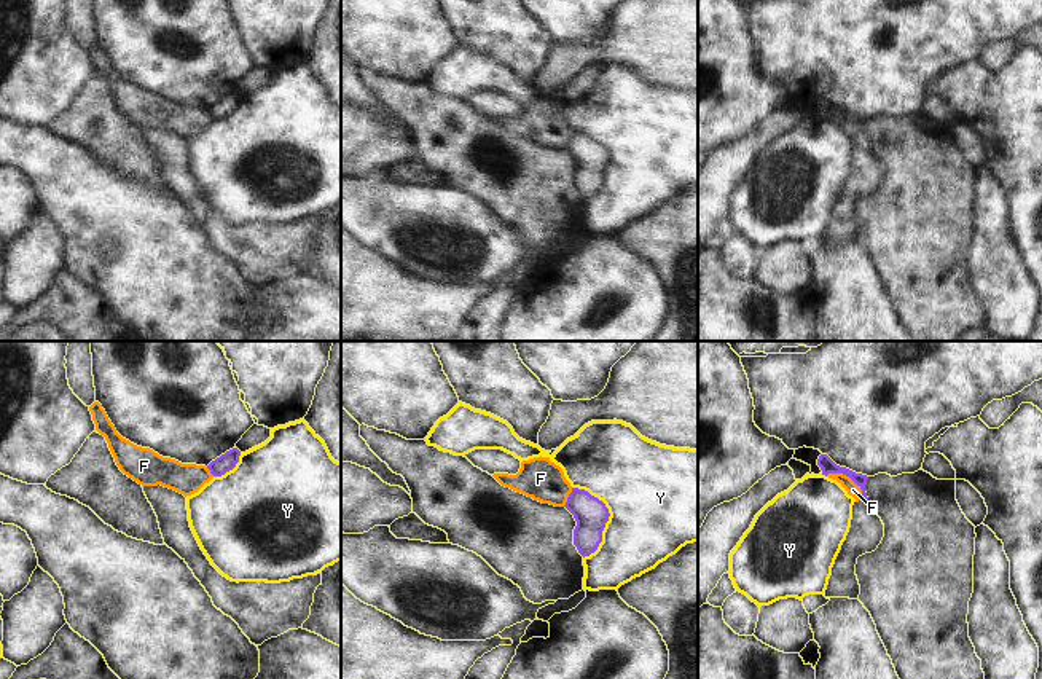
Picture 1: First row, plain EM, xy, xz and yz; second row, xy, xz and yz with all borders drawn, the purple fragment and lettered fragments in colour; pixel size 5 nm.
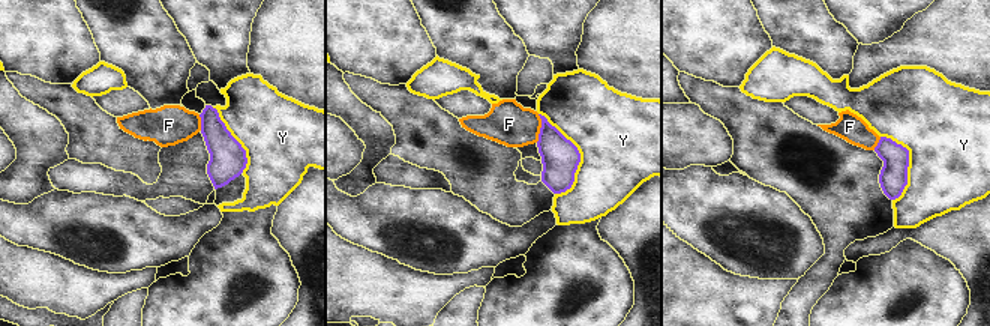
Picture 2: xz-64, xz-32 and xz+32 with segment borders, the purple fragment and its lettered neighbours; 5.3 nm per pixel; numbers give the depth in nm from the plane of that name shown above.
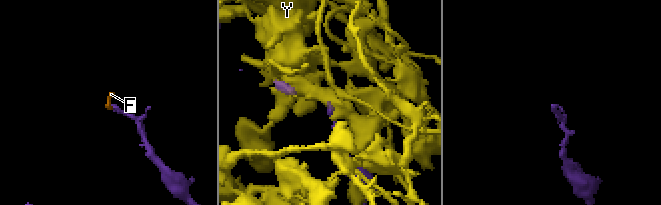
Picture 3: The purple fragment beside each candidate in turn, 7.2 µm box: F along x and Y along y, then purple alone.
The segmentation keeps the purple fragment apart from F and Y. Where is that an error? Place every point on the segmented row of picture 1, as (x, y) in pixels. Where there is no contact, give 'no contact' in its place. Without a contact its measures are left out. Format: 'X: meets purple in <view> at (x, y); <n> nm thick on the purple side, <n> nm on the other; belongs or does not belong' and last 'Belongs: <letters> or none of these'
F: meets purple in yz at (848, 475); 80 nm thick on the purple side, 70 nm on the other; does not belong
Y: meets purple in xz at (609, 515); 160 nm thick on the purple side, 500 nm on the other; does not belong
Belongs: none of these

